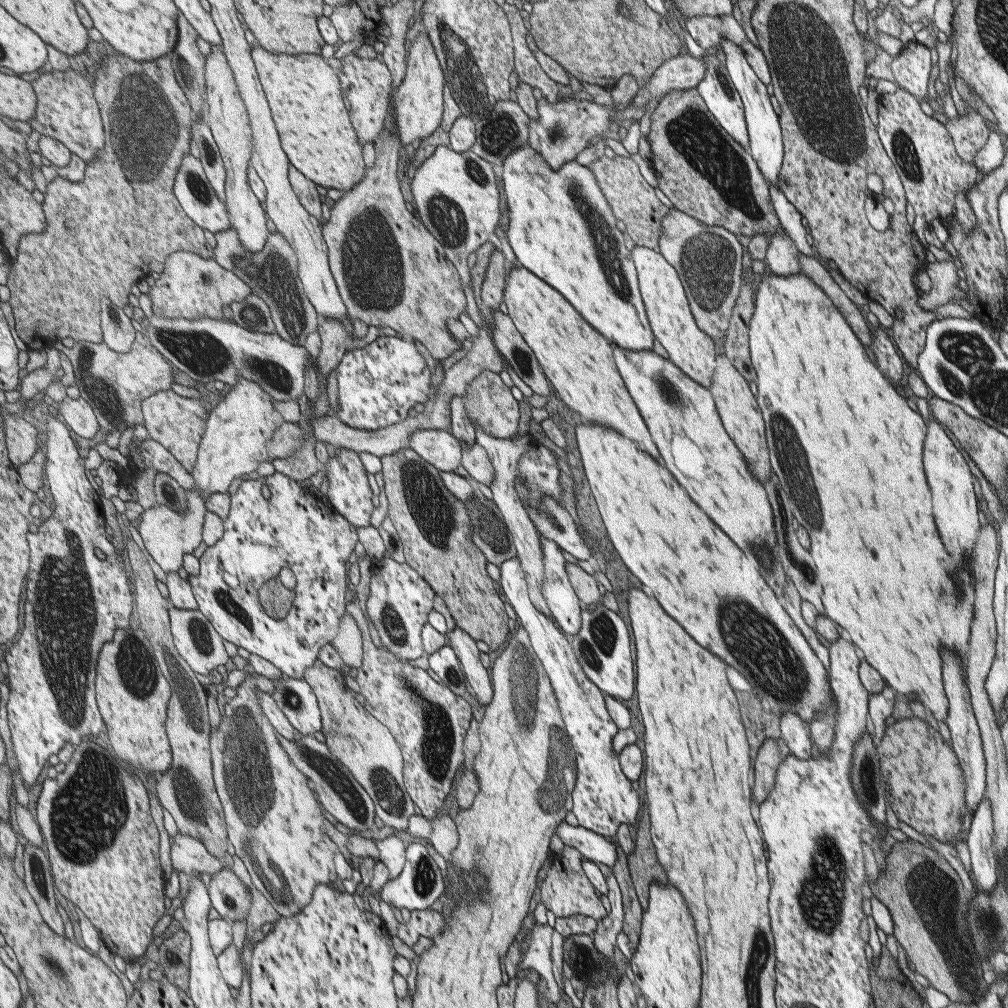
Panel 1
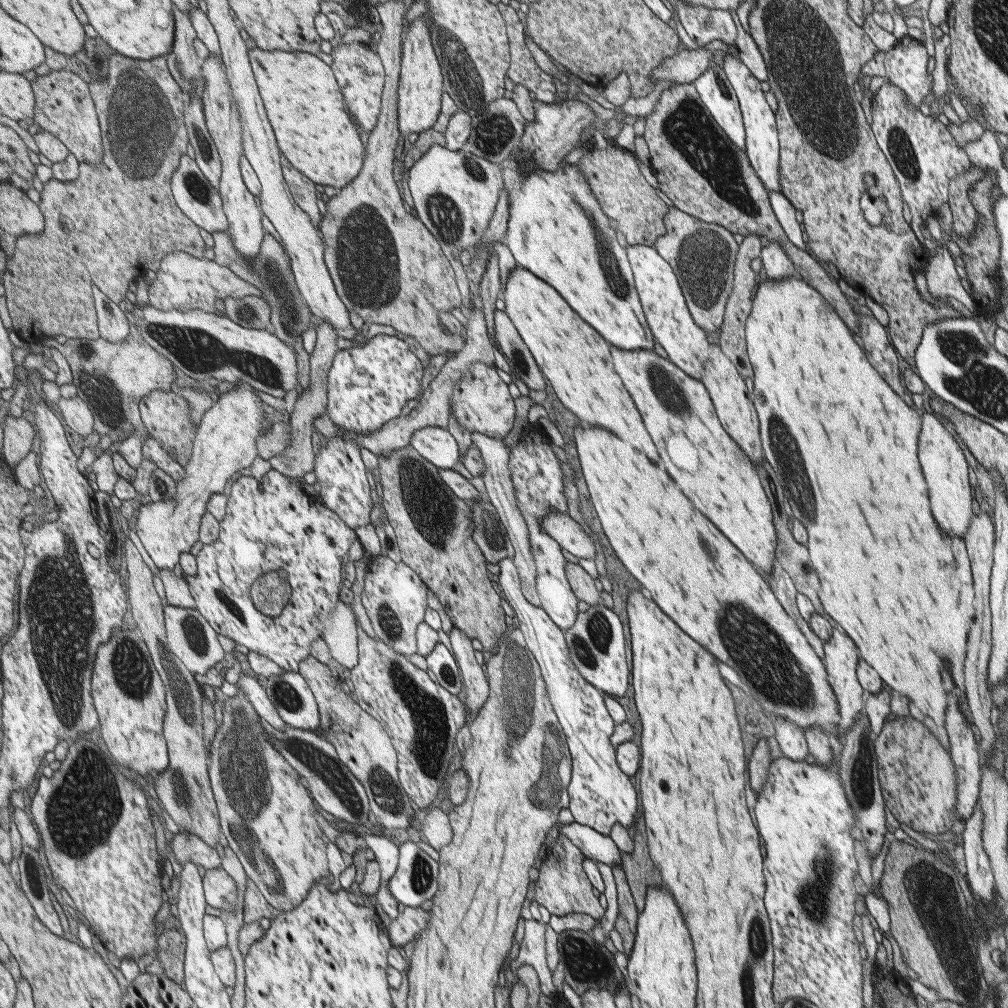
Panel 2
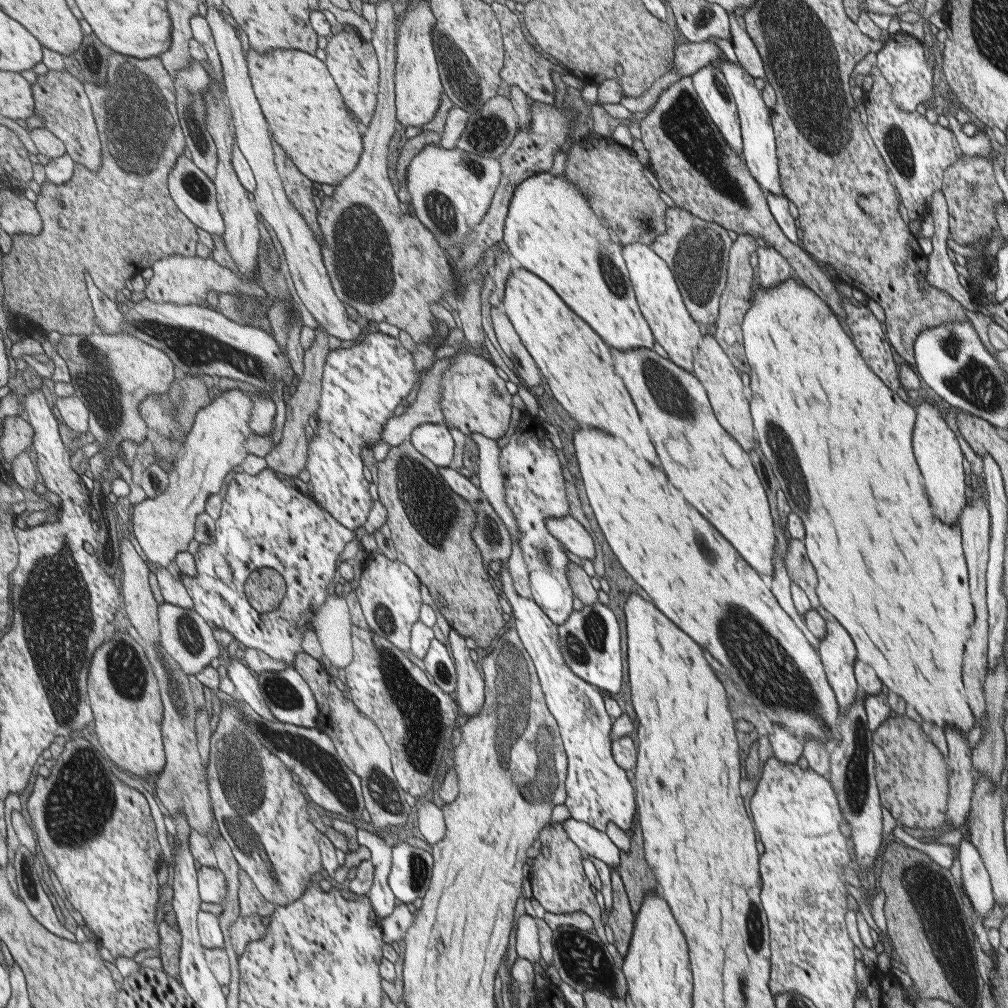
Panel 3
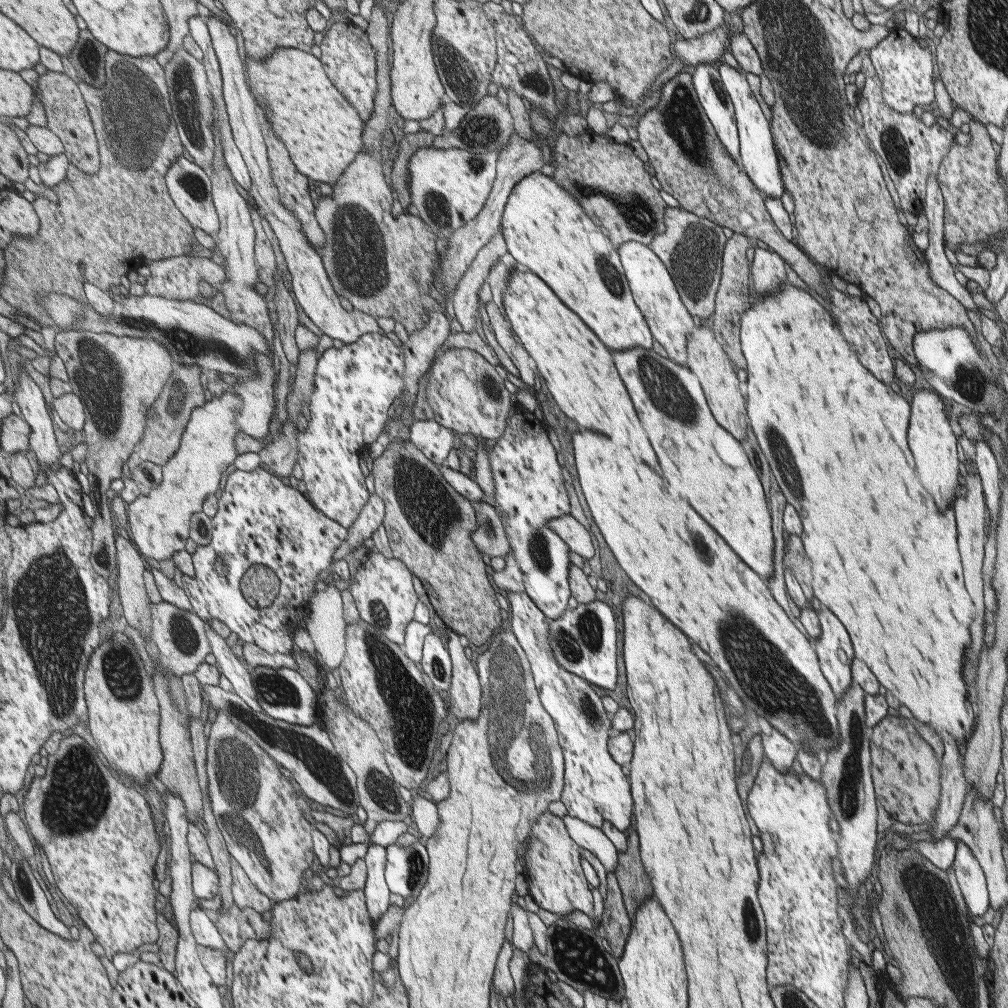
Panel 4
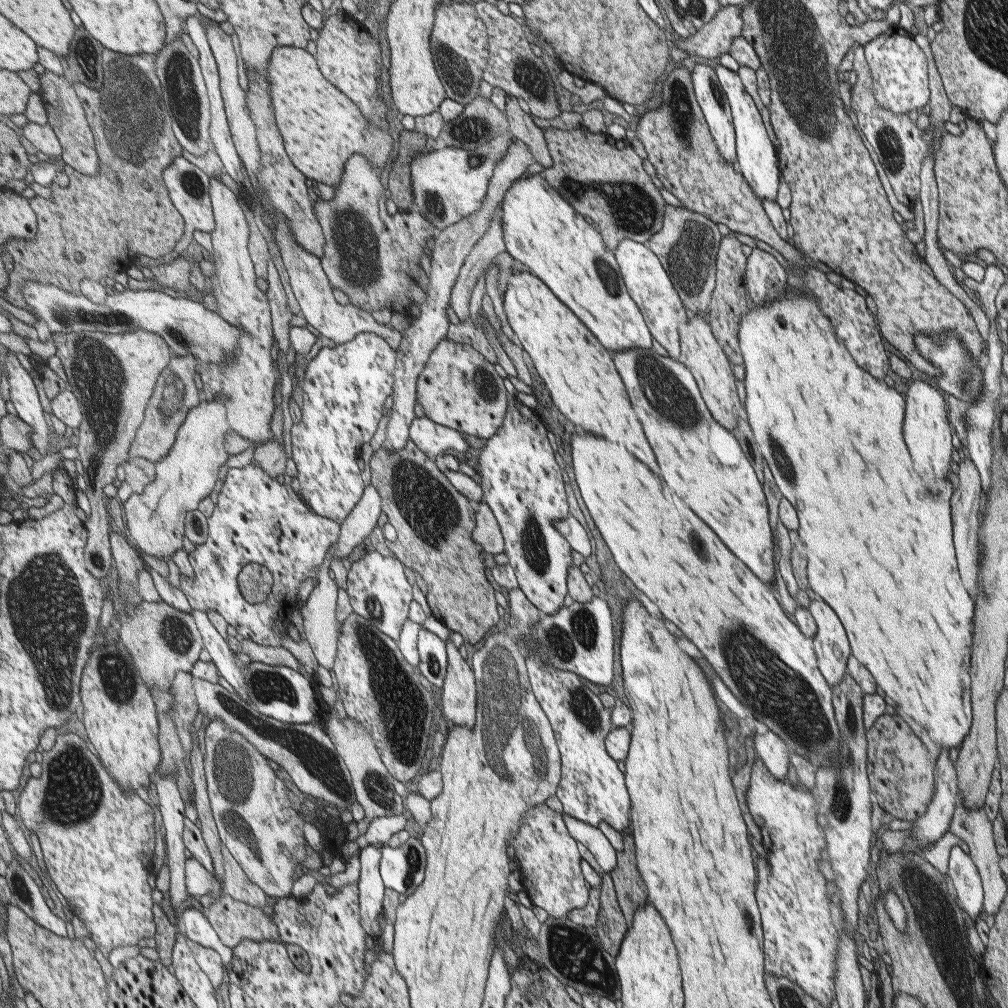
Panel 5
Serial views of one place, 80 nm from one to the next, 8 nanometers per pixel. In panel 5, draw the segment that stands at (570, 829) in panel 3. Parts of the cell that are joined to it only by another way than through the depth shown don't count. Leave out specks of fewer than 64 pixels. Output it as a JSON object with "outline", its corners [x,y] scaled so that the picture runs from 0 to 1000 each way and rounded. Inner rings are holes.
{"outline":[[[561,808],[560,813],[566,829],[583,841],[595,862],[599,866],[608,864],[611,844],[604,838],[600,829],[591,820],[586,820],[582,815],[577,815],[564,808]]]}

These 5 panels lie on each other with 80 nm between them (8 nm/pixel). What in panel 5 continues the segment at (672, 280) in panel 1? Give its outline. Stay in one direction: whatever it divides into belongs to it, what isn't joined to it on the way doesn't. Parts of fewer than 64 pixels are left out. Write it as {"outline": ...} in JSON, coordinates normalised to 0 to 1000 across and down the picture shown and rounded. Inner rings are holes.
{"outline":[[[617,237],[612,241],[612,244],[608,248],[609,257],[612,259],[614,265],[614,272],[618,277],[621,289],[626,292],[626,296],[630,296],[630,303],[634,306],[634,310],[638,312],[638,317],[648,333],[648,337],[652,338],[658,346],[663,349],[663,353],[672,357],[674,353],[674,333],[672,333],[672,326],[674,322],[682,320],[682,317],[686,315],[688,310],[682,308],[674,296],[674,292],[670,290],[668,286],[668,280],[666,280],[666,268],[658,266],[655,258],[650,256],[650,252],[644,248],[639,241],[630,240],[624,237]]]}

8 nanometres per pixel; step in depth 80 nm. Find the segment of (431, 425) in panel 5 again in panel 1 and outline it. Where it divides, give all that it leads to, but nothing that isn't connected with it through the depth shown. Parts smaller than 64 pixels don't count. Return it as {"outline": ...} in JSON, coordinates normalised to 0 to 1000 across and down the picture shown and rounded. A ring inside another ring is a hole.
{"outline":[[[442,426],[412,428],[407,433],[406,444],[438,468],[451,468],[458,461],[458,439]]]}

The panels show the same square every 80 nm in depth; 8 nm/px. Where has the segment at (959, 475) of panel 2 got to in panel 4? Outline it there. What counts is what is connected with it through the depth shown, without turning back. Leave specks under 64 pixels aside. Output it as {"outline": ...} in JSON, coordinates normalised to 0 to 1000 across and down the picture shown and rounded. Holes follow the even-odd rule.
{"outline":[[[920,387],[903,390],[904,411],[904,450],[908,450],[908,462],[912,462],[912,472],[916,474],[916,482],[926,492],[934,492],[928,496],[930,506],[938,506],[943,502],[949,491],[949,476],[951,476],[951,456],[949,456],[949,438],[947,433],[936,411],[936,401],[930,390],[924,391]]]}

